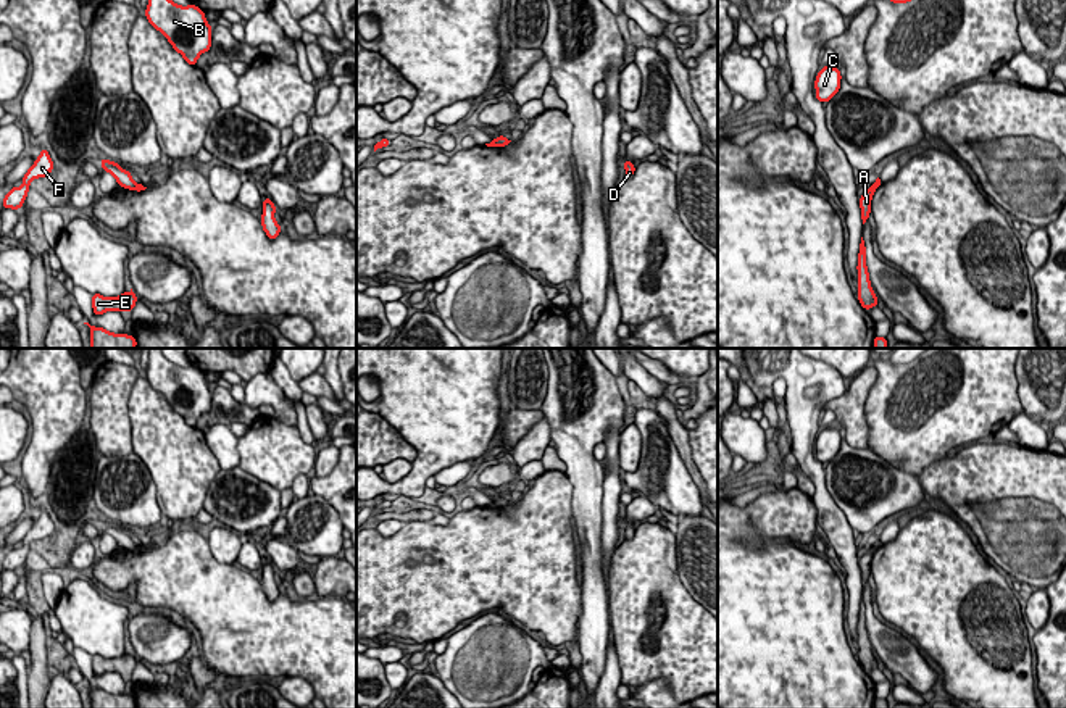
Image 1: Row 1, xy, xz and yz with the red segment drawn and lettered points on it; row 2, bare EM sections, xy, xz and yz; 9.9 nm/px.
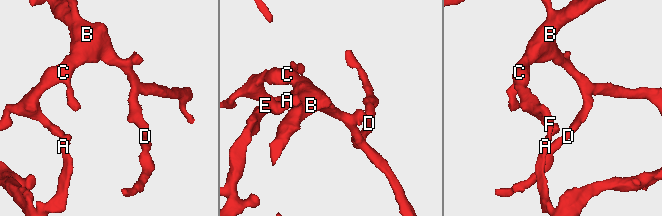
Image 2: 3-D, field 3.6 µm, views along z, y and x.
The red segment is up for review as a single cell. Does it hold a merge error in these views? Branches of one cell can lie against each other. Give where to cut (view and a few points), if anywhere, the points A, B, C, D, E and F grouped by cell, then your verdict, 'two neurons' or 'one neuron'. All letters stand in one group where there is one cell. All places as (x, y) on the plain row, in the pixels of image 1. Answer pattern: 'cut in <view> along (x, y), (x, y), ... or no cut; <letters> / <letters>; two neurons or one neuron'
cut in xy along (137, 545), (133, 550); A E / B C D F; two neurons

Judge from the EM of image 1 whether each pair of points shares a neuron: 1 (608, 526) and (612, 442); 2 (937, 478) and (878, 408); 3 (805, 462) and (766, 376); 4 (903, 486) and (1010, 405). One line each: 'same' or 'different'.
1: same
2: different
3: same
4: different

